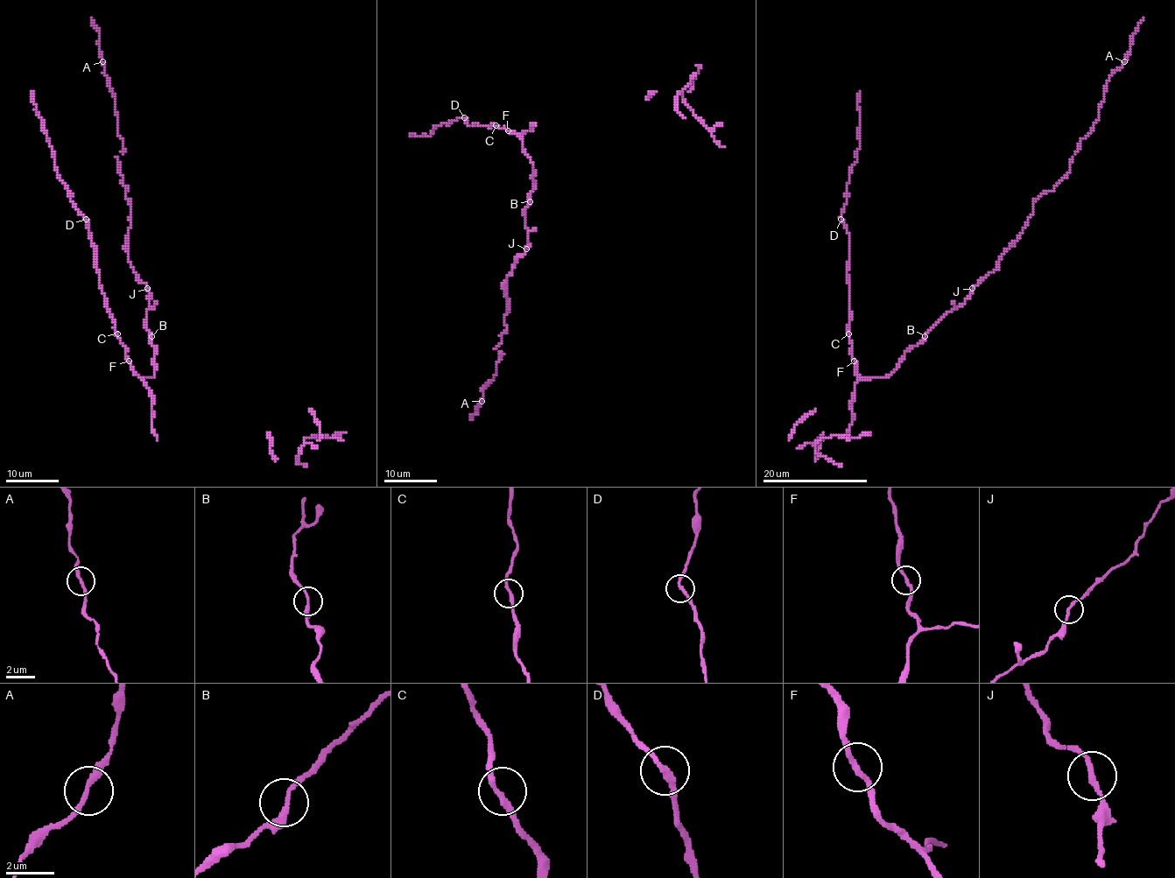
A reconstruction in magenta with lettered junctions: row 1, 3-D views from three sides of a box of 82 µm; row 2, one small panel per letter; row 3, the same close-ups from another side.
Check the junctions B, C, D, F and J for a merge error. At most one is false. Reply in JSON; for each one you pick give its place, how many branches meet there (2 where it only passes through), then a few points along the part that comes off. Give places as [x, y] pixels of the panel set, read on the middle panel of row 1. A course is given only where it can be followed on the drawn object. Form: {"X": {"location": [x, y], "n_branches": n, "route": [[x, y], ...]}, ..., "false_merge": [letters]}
{"false_merge": []}

